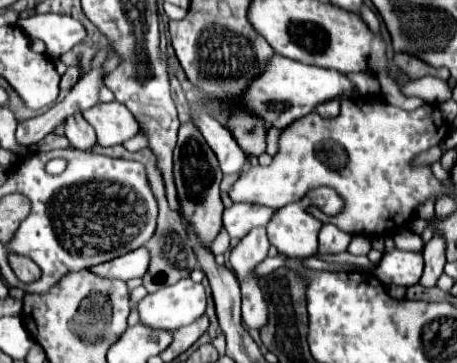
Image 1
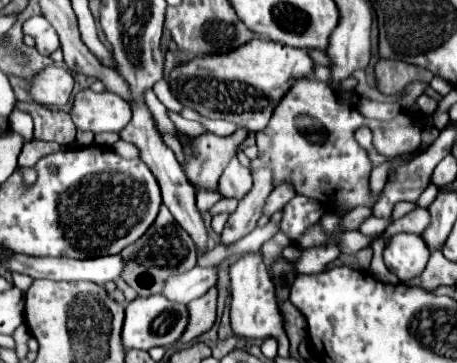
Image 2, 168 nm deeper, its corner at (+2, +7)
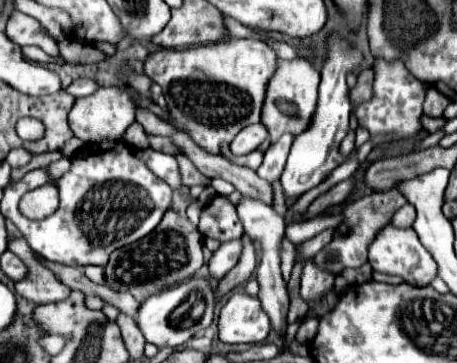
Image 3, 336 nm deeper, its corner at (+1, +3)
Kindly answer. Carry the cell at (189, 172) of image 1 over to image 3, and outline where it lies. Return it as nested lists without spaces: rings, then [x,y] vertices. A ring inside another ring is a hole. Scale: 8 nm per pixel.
[[[256,122],[256,124],[250,124],[250,126],[242,128],[242,132],[232,140],[230,150],[234,154],[242,156],[242,154],[248,154],[248,152],[260,148],[266,142],[268,142],[268,130],[264,128],[262,122]]]

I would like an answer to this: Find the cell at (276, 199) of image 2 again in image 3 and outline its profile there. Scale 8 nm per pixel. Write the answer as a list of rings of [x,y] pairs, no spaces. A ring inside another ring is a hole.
[[[336,34],[328,42],[328,58],[322,64],[322,82],[318,92],[318,106],[316,116],[312,116],[312,124],[304,130],[302,136],[294,138],[294,144],[290,148],[288,162],[282,172],[282,188],[284,194],[300,196],[308,192],[310,188],[318,186],[336,166],[346,162],[350,156],[344,156],[340,152],[340,142],[348,134],[348,120],[350,120],[350,100],[348,100],[348,86],[346,86],[346,74],[360,66],[362,54],[348,46],[344,40],[340,40]]]

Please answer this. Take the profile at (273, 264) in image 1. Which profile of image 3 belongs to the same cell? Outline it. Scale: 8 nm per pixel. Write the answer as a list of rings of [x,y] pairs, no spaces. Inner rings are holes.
[[[336,213],[332,216],[321,218],[318,216],[310,221],[302,223],[293,223],[286,227],[286,237],[295,245],[313,238],[320,232],[328,229],[335,228],[342,222],[343,216],[341,213]]]

